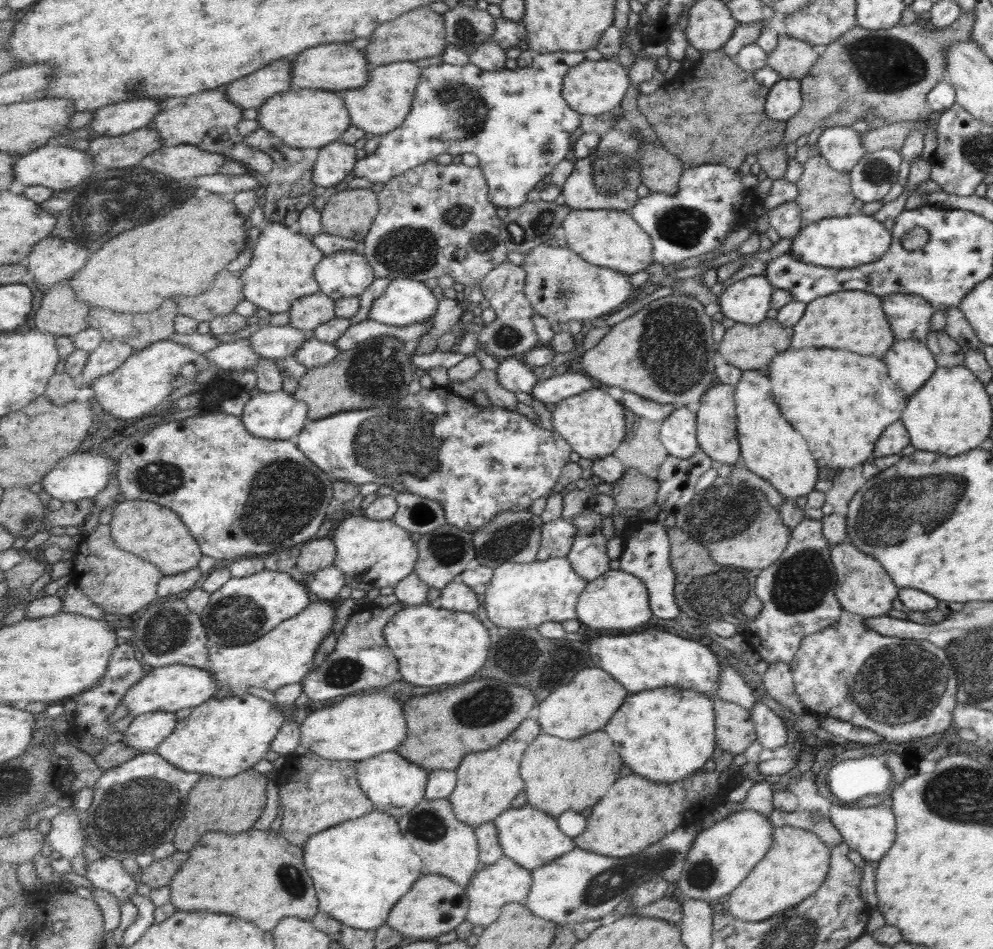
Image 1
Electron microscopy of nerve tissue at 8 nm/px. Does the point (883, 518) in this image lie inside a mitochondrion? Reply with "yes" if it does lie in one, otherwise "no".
yes

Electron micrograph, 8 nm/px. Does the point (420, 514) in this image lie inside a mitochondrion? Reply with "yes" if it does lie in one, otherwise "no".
yes

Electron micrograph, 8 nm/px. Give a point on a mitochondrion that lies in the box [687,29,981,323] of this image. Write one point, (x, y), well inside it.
(885, 64)

